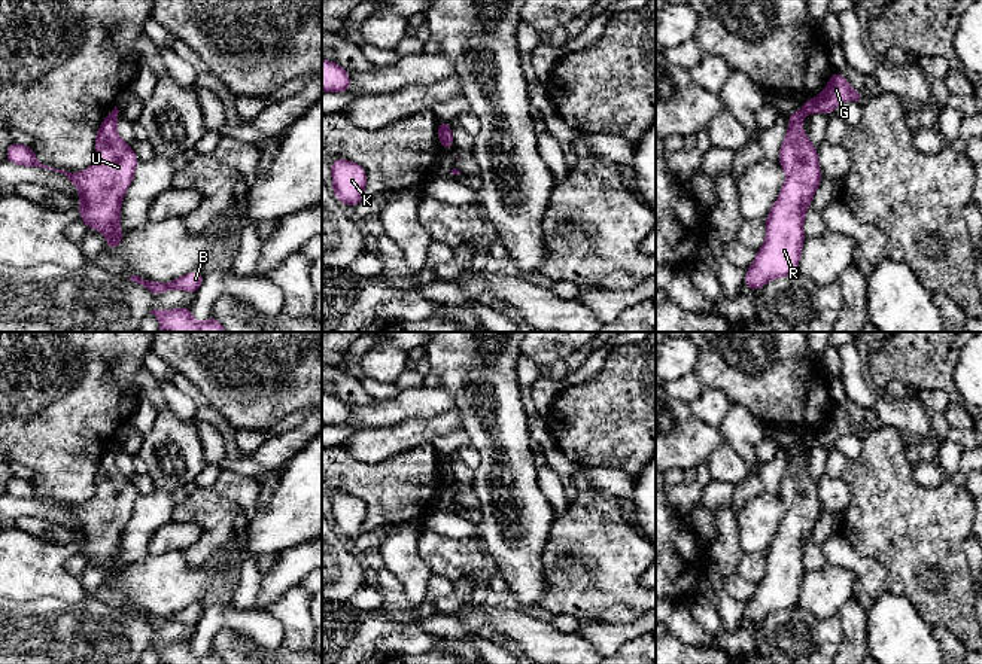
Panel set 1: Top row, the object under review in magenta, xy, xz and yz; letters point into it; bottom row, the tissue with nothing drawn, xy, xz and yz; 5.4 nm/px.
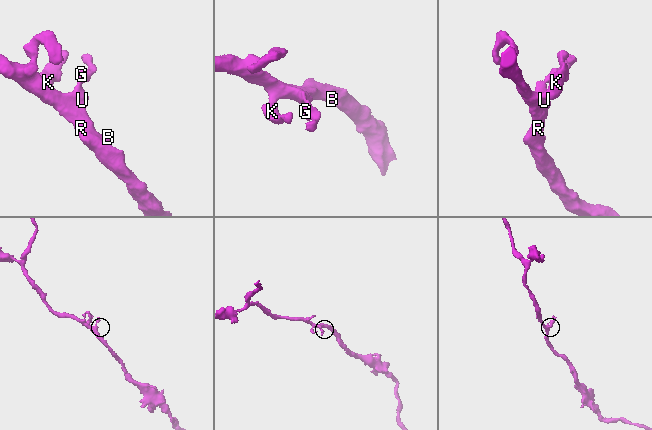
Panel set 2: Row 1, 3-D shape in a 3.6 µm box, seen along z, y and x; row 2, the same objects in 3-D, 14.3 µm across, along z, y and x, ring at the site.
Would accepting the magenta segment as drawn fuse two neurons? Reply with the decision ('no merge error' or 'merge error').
merge error

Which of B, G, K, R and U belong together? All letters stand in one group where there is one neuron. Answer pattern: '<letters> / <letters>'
B K R U / G

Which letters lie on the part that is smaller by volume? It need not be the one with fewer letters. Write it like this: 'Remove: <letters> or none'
Remove: G

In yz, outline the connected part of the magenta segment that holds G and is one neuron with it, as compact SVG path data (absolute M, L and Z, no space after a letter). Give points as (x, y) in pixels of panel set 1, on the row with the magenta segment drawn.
M833 71L826 89L817 98L811 98L803 103L802 113L808 116L815 112L833 115L836 106L848 100L861 104L863 94L852 89L848 80L837 71Z

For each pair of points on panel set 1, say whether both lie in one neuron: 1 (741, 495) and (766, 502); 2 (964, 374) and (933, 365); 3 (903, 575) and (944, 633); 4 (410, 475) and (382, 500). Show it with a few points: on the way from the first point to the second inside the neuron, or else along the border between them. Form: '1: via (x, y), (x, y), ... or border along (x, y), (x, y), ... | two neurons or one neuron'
1: border along (763, 490), (736, 512) | two neurons
2: border along (964, 347), (954, 369), (954, 386), (961, 402) | two neurons
3: border along (933, 626), (945, 626), (966, 646) | two neurons
4: via (403, 483), (389, 496) | one neuron

